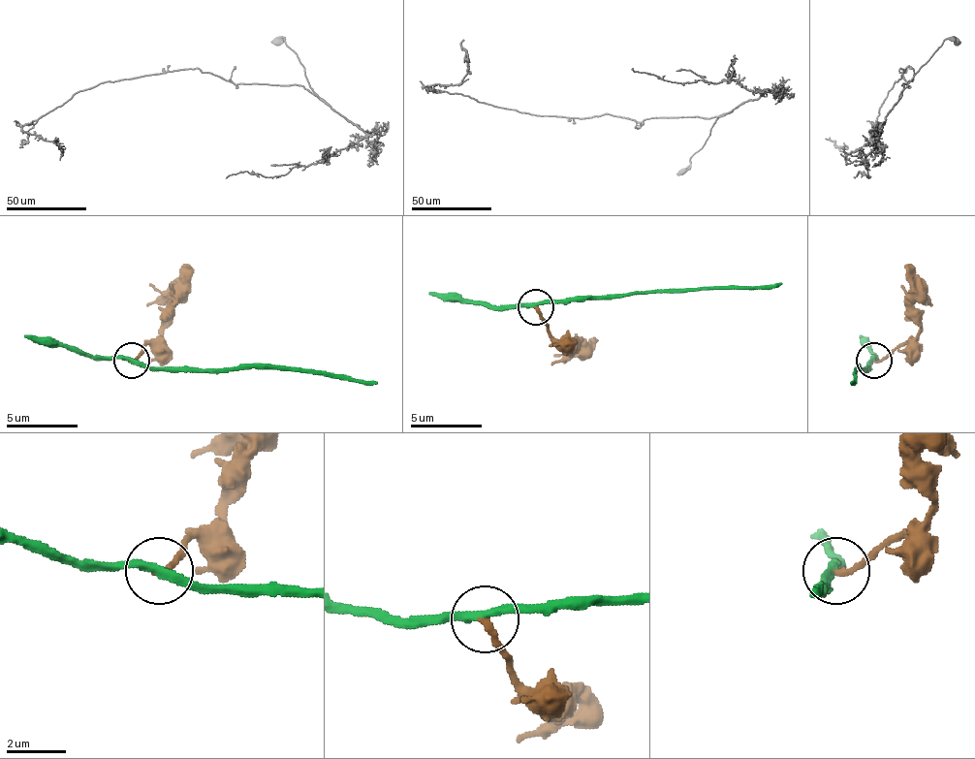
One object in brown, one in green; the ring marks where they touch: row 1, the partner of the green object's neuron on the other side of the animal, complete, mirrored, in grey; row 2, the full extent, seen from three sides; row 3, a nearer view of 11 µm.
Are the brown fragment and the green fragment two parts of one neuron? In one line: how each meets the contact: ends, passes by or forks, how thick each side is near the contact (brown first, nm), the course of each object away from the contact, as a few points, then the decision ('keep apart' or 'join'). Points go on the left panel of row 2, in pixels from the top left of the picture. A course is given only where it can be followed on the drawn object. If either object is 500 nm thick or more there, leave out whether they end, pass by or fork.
brown ends there; green passes by; 220 nm thick on the brown side, 260 nm on the other; brown runs (132, 361), (161, 332), (174, 282), (189, 265); green runs (129, 361), (150, 368), (282, 368), (378, 382); keep apart

